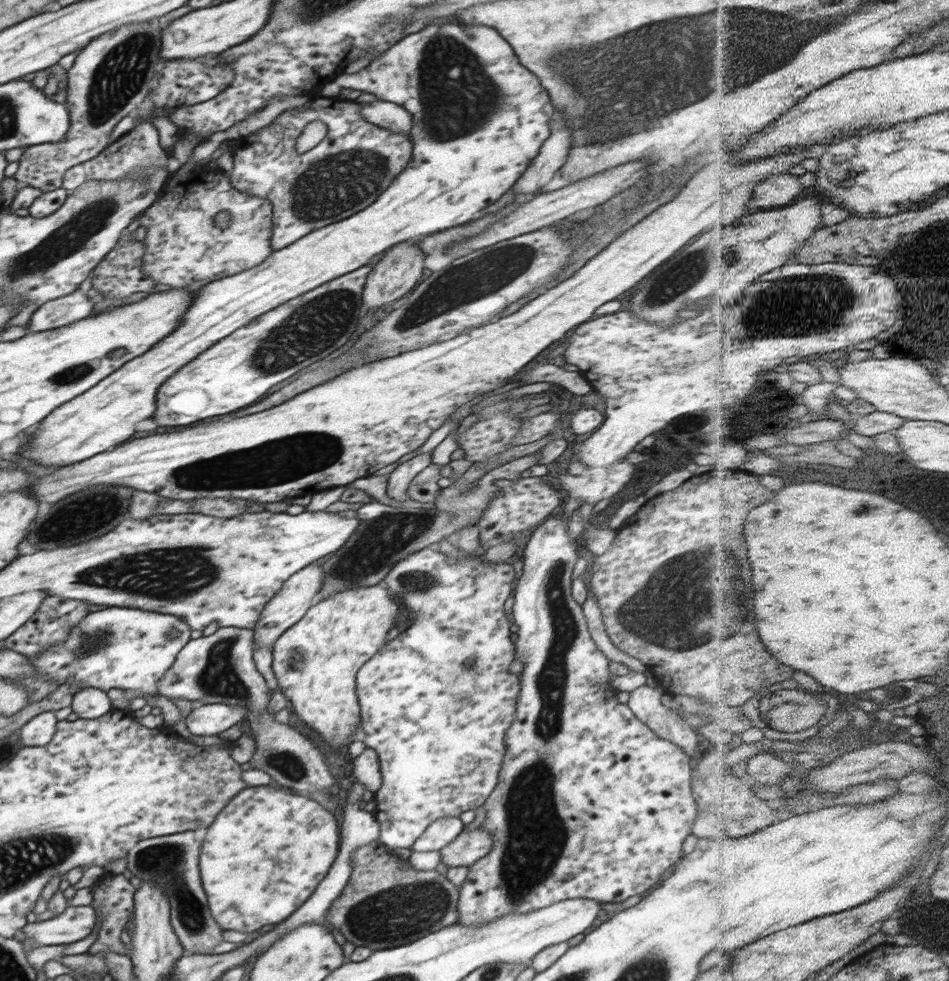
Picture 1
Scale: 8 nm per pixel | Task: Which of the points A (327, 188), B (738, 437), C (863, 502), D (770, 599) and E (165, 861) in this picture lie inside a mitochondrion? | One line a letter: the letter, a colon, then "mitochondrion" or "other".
A: mitochondrion
B: other
C: mitochondrion
D: other
E: mitochondrion

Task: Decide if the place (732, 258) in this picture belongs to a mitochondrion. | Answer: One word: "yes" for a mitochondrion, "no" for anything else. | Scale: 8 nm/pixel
yes

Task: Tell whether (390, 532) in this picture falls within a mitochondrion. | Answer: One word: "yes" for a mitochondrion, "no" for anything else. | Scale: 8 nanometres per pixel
yes

